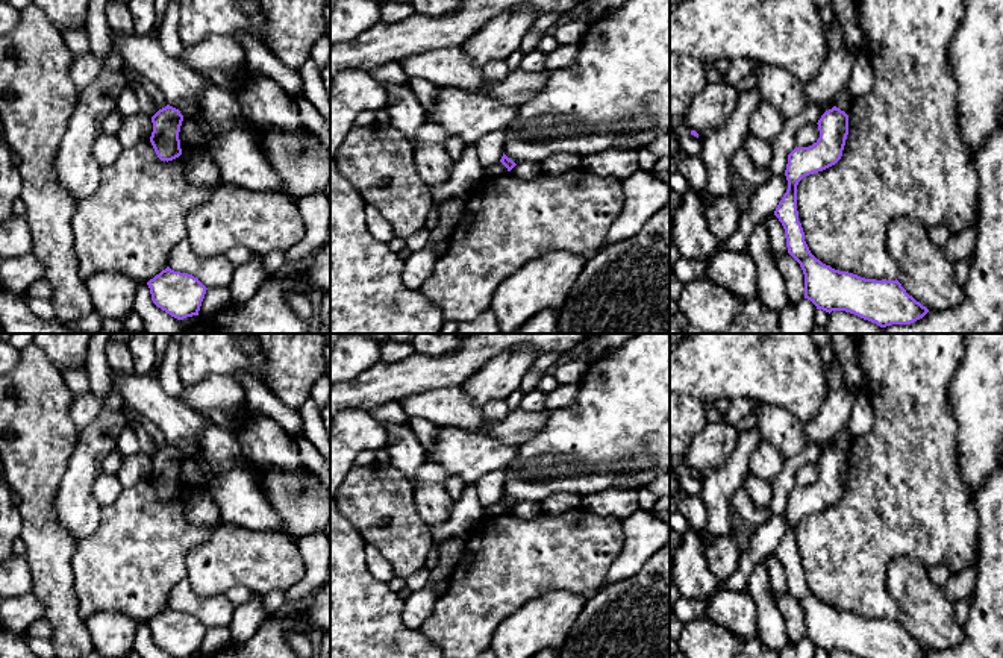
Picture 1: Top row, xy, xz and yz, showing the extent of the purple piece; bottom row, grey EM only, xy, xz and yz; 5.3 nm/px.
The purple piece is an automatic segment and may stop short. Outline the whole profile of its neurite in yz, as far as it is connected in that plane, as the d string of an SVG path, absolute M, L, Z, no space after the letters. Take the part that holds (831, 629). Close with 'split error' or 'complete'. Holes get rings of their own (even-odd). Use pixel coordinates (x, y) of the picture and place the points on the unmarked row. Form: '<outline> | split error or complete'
M833 446L817 464L820 478L788 494L788 529L774 550L785 569L788 593L803 609L805 638L829 653L845 650L861 658L923 658L929 649L909 635L897 619L876 620L839 611L811 593L798 561L797 525L805 515L823 511L841 499L848 475L848 455Z | complete

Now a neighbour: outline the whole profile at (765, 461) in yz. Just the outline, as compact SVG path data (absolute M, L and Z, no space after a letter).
M761 440L748 456L748 472L771 482L783 468L785 455L767 440Z

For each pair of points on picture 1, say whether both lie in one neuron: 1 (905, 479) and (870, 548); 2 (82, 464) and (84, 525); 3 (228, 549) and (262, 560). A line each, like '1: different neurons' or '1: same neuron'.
1: same neuron
2: same neuron
3: same neuron

